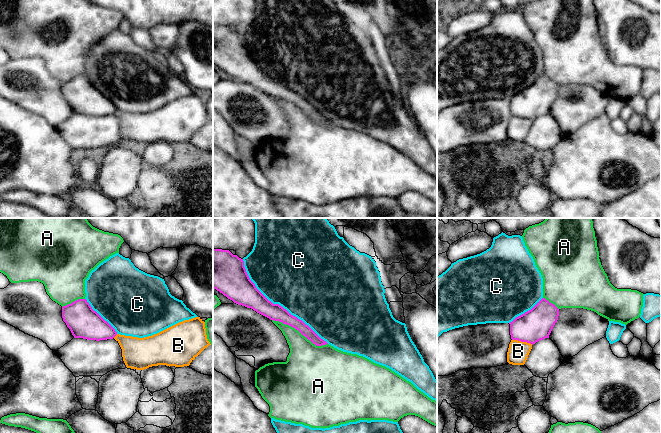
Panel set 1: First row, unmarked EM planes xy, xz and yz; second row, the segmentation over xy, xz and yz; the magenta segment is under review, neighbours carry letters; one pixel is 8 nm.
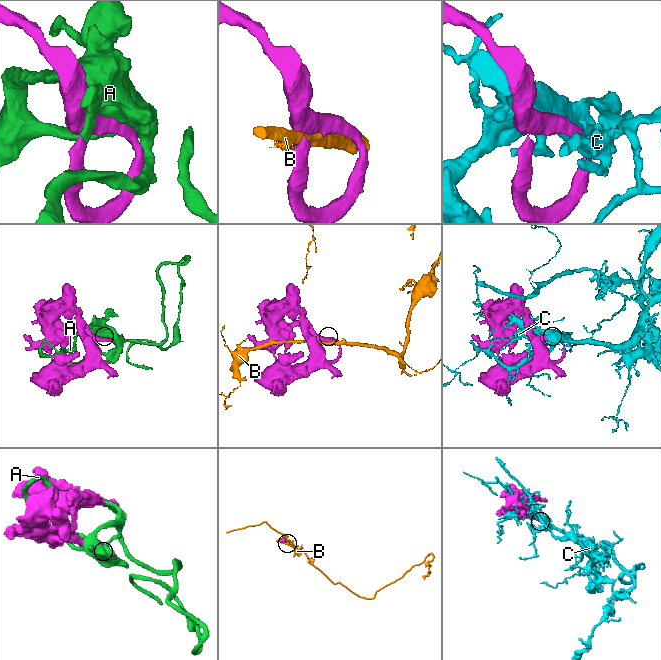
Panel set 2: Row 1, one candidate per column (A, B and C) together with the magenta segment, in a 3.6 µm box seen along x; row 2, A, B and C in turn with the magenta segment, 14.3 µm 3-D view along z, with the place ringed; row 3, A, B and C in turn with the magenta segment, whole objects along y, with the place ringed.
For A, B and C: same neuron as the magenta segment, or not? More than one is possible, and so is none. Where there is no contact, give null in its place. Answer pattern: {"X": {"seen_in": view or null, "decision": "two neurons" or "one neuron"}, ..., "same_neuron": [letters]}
{"A": {"seen_in": "xz", "decision": "one neuron"}, "B": {"seen_in": "yz", "decision": "two neurons"}, "C": {"seen_in": "xz", "decision": "two neurons"}, "same_neuron": ["A"]}

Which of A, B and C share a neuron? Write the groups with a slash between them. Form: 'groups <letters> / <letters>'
groups A / B / C

